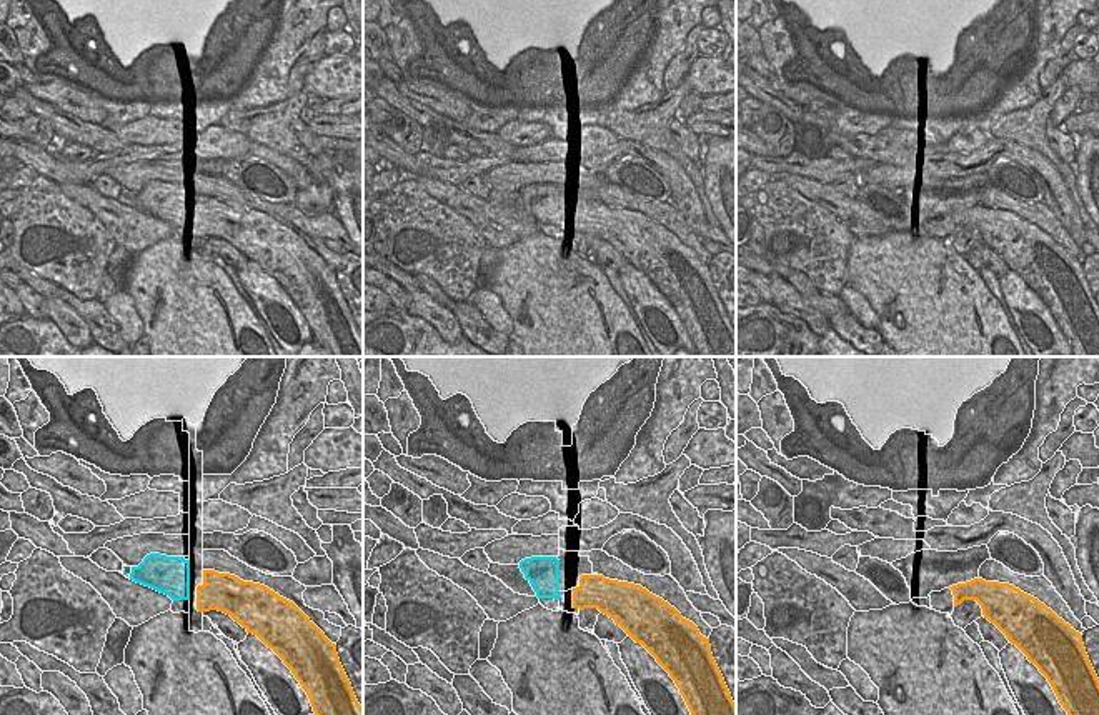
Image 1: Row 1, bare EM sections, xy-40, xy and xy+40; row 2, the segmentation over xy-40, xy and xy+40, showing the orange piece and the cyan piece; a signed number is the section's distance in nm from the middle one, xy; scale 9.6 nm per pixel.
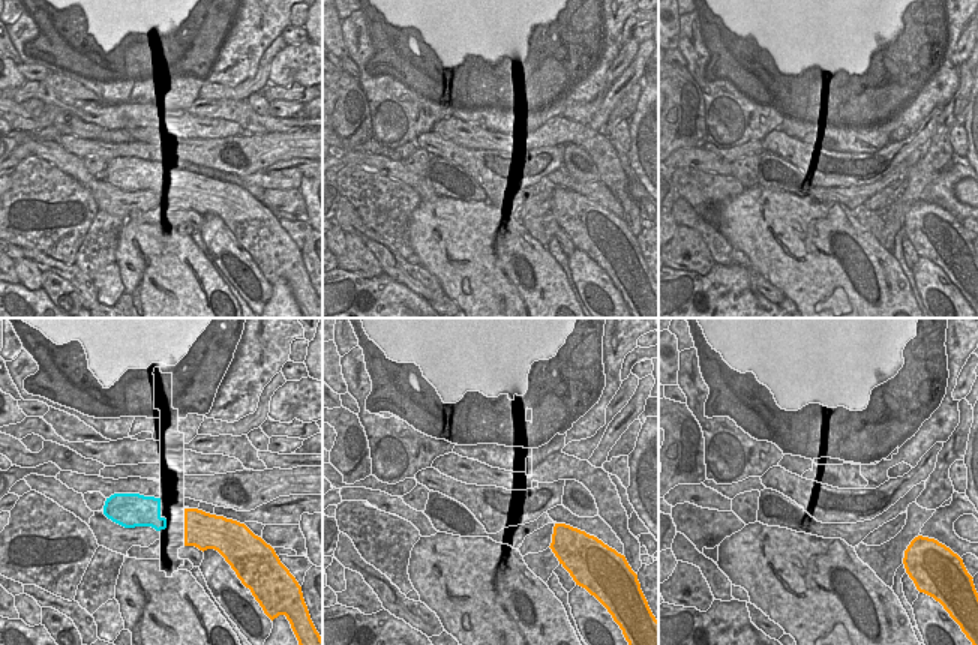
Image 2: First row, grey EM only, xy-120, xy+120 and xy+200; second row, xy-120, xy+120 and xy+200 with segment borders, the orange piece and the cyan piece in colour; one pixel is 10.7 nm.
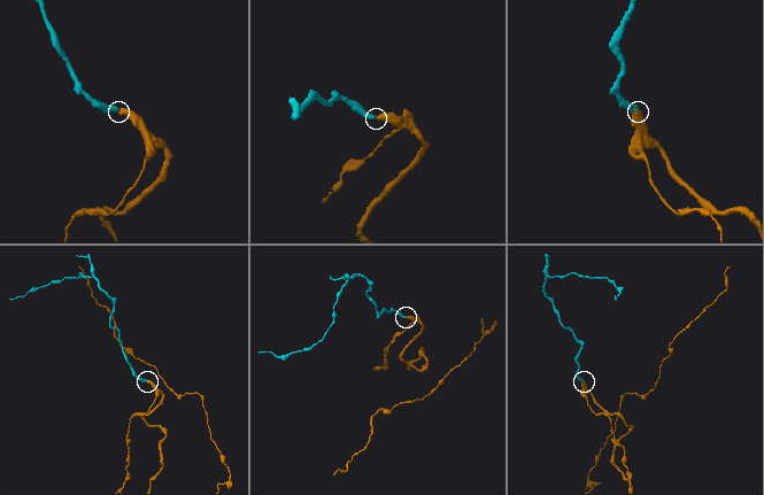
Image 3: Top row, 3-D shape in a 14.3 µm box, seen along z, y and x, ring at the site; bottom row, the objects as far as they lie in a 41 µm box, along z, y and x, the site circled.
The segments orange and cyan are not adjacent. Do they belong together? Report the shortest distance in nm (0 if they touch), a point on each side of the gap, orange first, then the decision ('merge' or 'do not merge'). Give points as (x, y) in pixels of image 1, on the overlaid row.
gap 80 nm; span xy-40 (197, 587), (188, 587); merge

